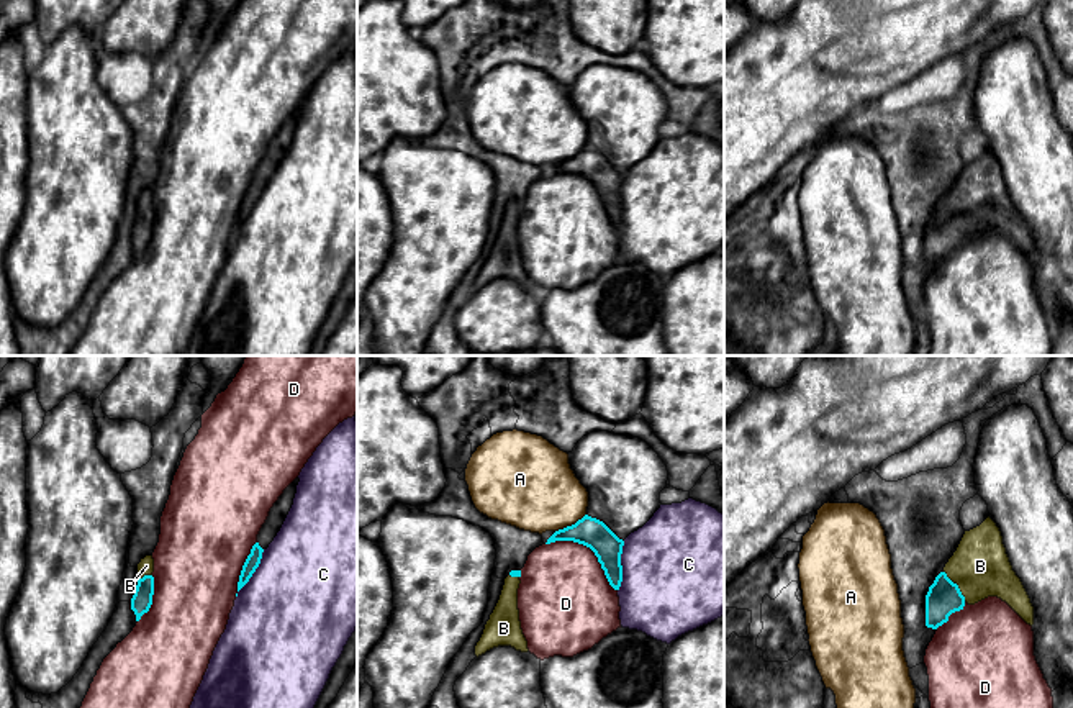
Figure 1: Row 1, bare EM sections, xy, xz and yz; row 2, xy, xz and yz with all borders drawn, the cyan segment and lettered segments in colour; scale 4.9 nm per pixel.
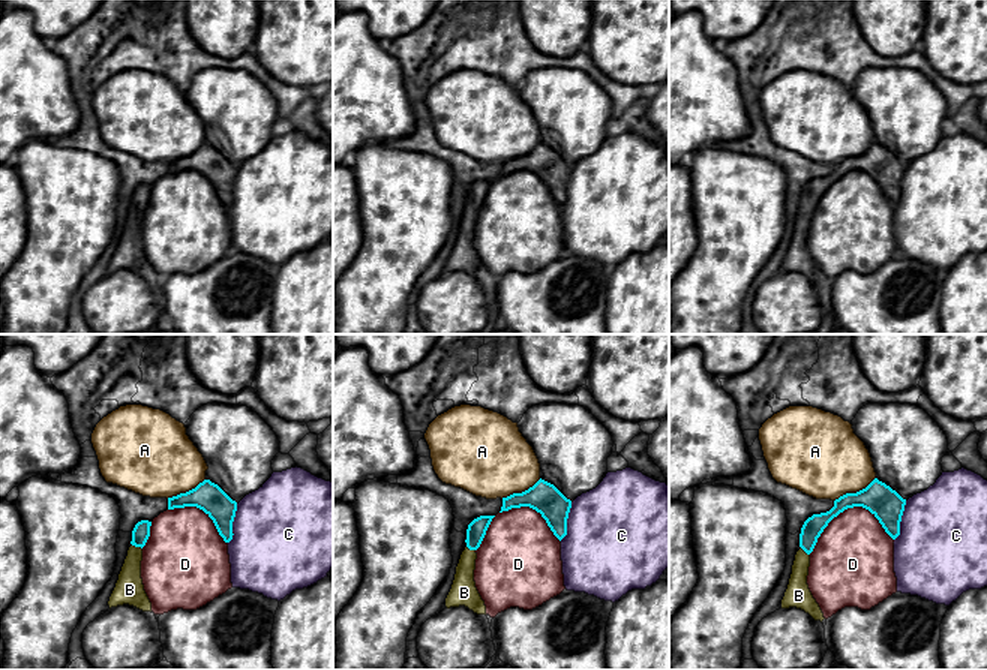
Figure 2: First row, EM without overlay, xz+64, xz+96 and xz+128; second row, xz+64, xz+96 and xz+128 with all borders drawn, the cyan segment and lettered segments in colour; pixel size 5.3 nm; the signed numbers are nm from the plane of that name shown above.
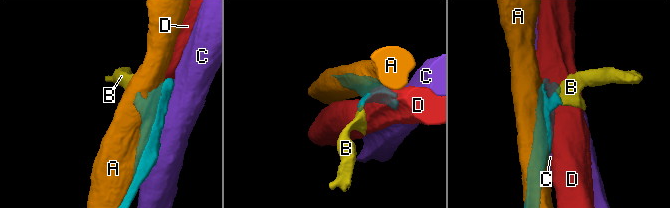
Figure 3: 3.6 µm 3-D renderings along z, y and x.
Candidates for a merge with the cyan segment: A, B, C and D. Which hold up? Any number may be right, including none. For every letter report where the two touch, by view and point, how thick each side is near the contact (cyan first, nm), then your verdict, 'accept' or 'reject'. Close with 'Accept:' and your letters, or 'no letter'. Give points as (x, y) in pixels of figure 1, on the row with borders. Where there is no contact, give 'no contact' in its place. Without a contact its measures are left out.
A: contact xz (572, 525); calibres 140 and 400 nm; reject
B: contact yz (957, 585); calibres 170 and 280 nm; accept
C: contact xz (621, 566); calibres 140 and 500 nm; reject
D: contact xz (588, 546); calibres 140 and 440 nm; reject
Accept: B

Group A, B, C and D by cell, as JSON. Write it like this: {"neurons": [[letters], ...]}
{"neurons": [["A"], ["B"], ["C"], ["D"]]}

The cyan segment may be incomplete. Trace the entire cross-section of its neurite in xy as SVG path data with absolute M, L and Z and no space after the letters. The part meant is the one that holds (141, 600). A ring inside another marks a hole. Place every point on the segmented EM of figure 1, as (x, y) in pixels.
M146 556L138 564L138 585L134 590L134 595L131 598L131 610L136 615L136 621L141 620L144 613L149 611L152 605L152 595L154 595L154 559L152 556Z

